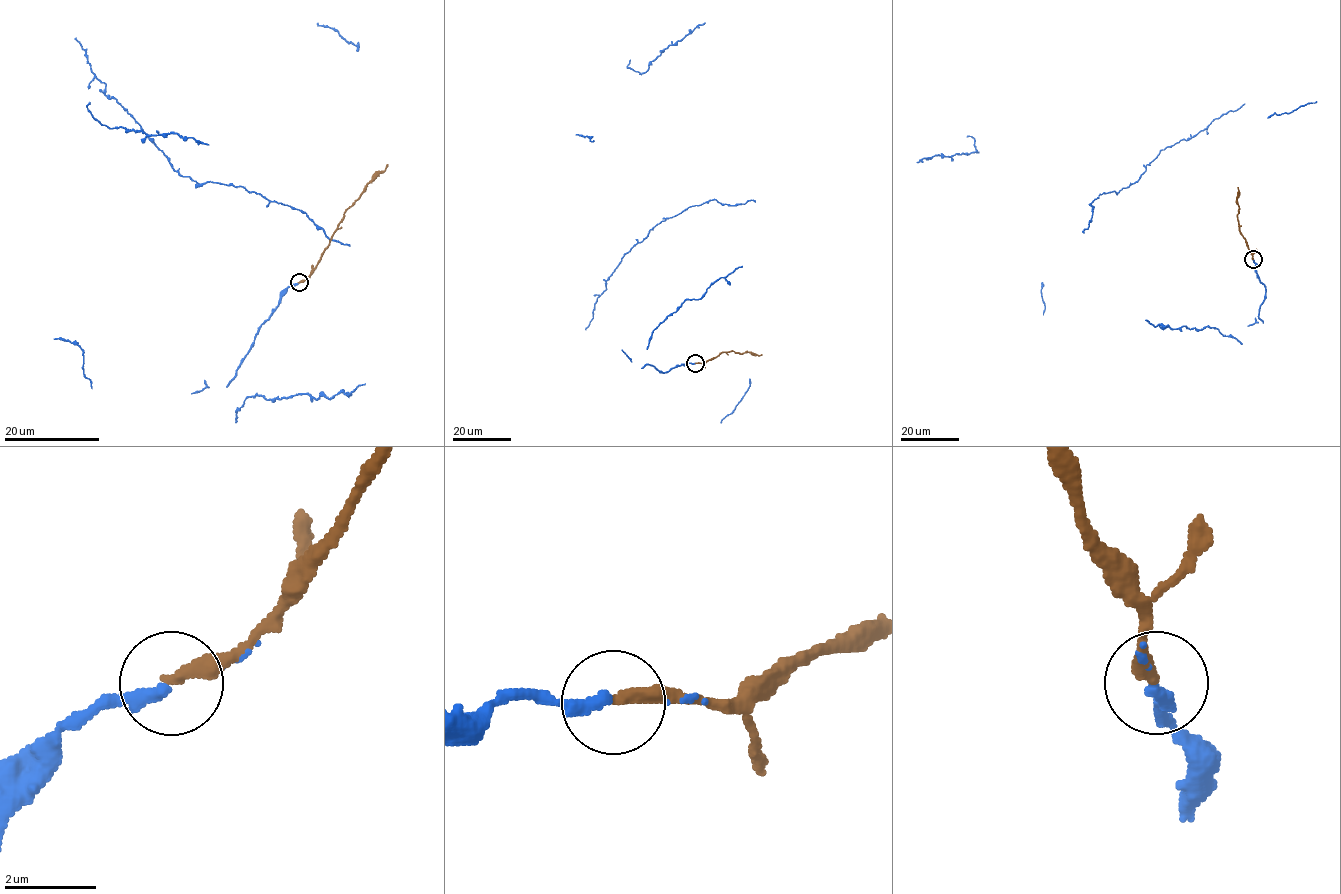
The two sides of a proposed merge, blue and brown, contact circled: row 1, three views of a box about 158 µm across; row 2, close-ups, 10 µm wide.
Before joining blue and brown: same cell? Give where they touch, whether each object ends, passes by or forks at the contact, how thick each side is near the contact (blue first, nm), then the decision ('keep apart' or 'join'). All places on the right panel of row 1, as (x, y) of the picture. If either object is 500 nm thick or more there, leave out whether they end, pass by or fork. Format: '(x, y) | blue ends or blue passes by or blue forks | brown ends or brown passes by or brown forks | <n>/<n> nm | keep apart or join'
(1253, 259) | blue ends | brown ends | 280/280 nm | join

